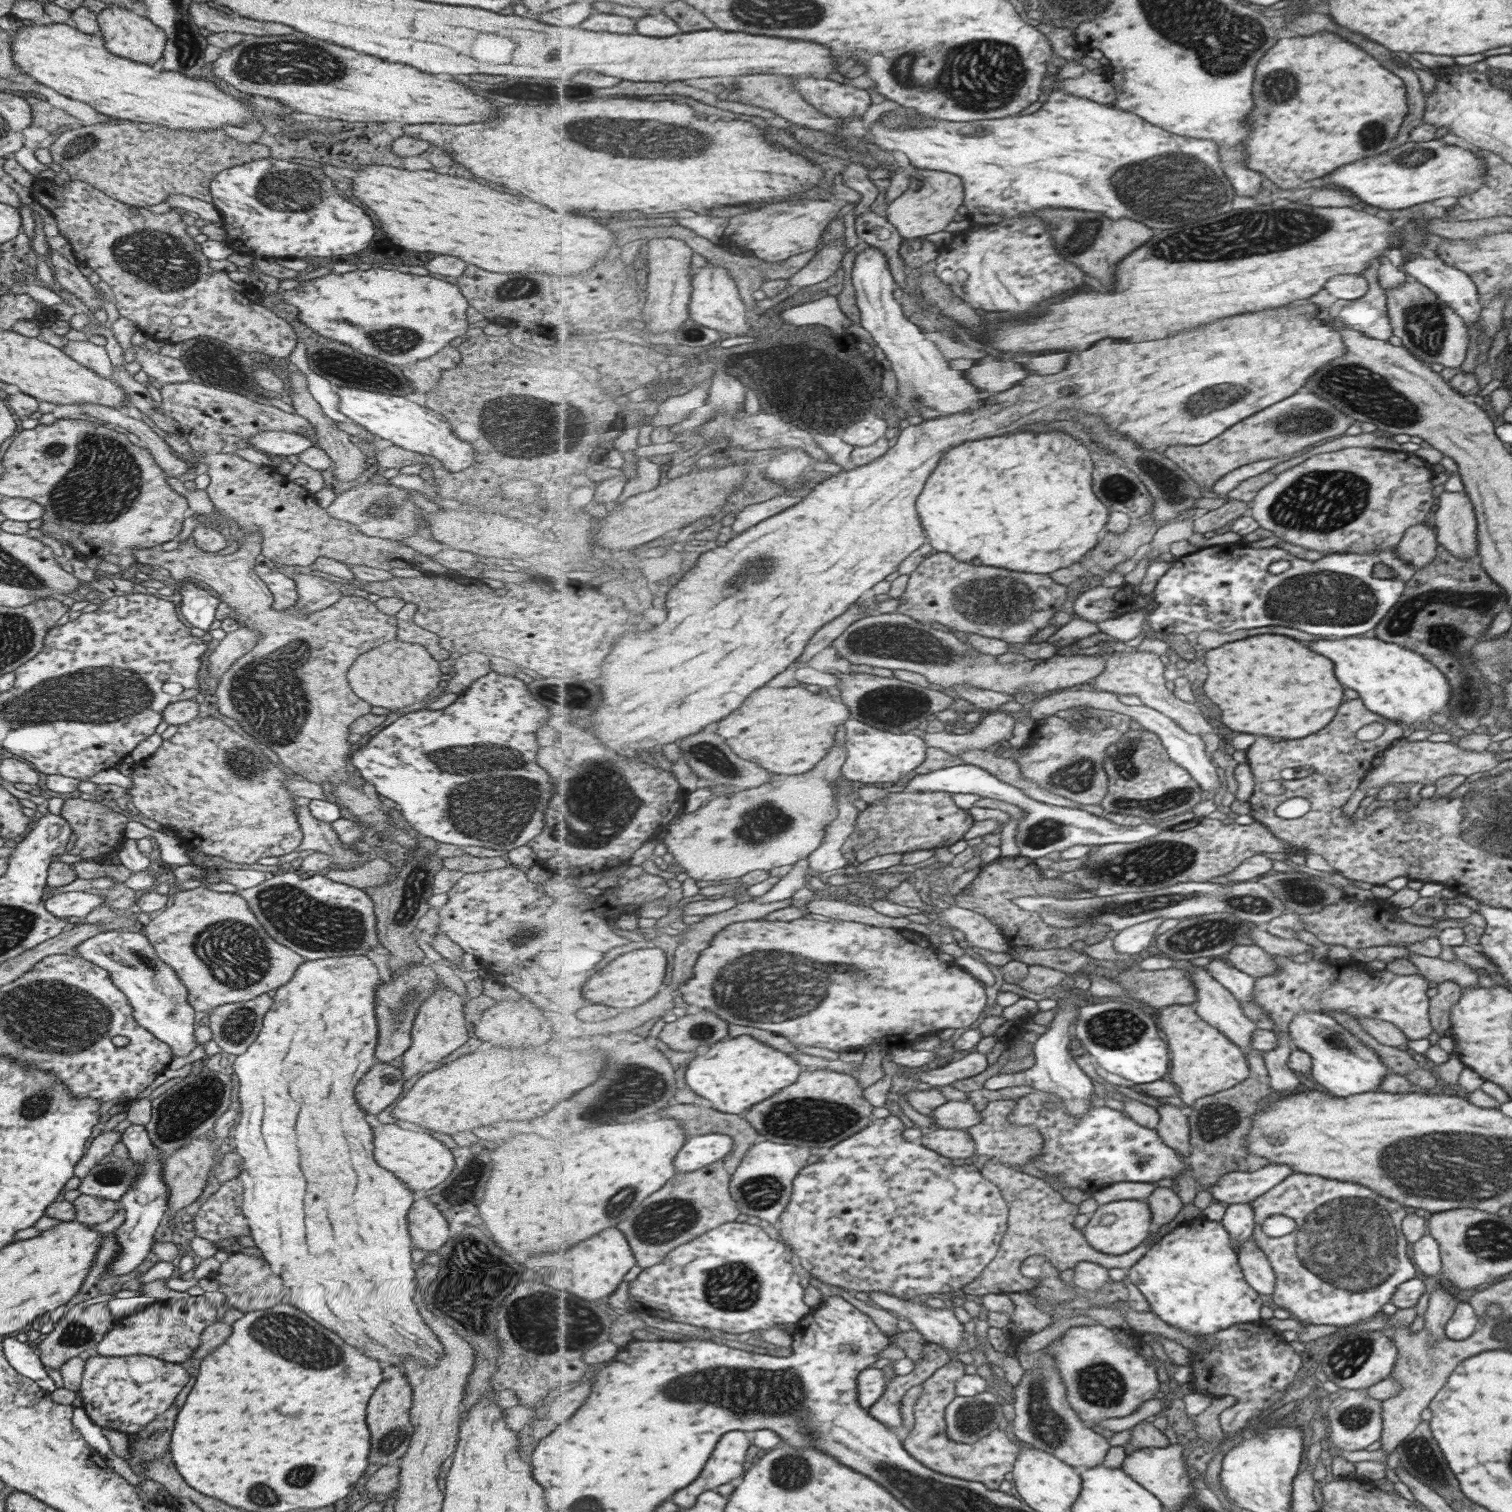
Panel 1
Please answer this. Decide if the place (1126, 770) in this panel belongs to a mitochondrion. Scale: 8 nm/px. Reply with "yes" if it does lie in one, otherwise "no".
yes

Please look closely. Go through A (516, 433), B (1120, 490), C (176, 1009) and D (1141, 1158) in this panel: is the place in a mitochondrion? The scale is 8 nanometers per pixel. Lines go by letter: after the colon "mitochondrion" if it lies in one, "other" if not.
A: mitochondrion
B: mitochondrion
C: mitochondrion
D: mitochondrion

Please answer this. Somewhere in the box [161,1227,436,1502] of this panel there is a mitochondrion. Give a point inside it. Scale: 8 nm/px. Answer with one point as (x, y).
(311, 1349)

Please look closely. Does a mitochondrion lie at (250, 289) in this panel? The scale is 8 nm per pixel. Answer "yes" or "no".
no

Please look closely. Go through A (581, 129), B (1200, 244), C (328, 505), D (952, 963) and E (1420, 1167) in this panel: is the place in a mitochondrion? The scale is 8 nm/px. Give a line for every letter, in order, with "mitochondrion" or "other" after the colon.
A: mitochondrion
B: mitochondrion
C: other
D: other
E: mitochondrion

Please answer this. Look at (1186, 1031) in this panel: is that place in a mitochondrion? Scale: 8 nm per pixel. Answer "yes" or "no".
no

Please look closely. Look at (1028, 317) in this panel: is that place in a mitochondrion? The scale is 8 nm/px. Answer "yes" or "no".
no

